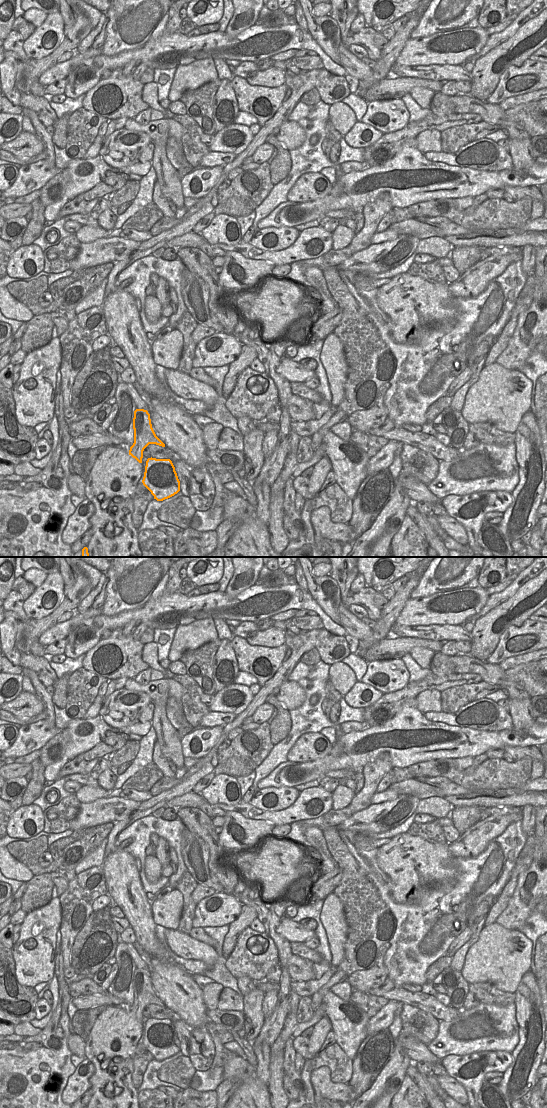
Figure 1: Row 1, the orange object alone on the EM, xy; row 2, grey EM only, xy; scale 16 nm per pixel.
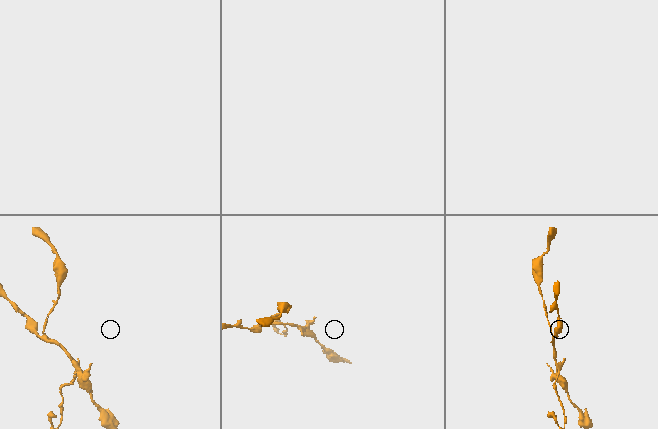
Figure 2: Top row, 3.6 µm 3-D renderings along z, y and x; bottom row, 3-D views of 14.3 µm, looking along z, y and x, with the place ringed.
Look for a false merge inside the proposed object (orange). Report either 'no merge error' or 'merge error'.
merge error

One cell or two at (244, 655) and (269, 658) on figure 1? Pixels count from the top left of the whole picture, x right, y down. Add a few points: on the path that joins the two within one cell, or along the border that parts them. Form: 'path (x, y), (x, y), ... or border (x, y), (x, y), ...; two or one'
path (250, 655), (263, 656); one

